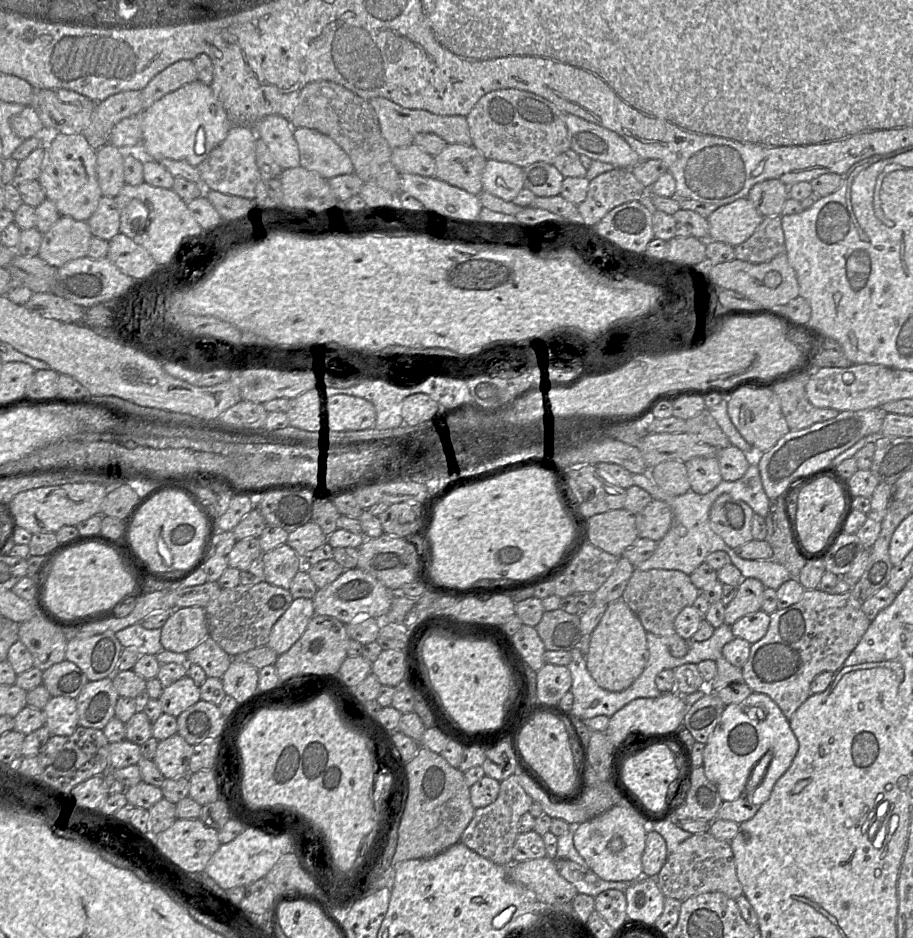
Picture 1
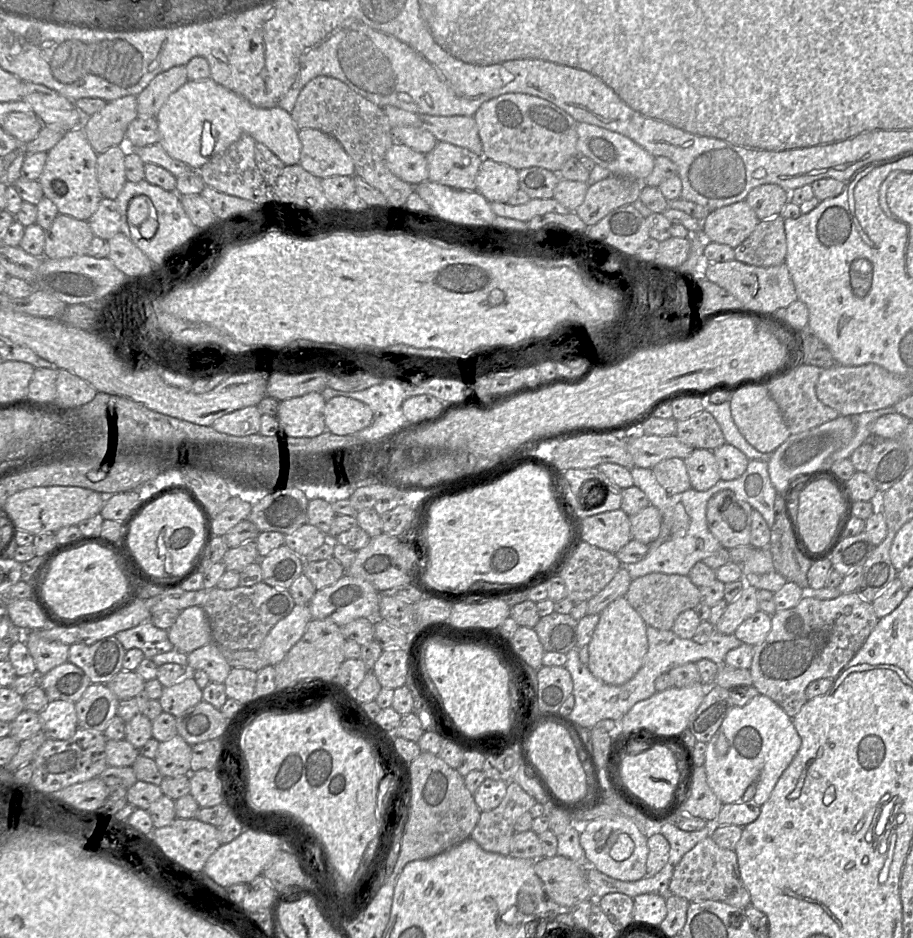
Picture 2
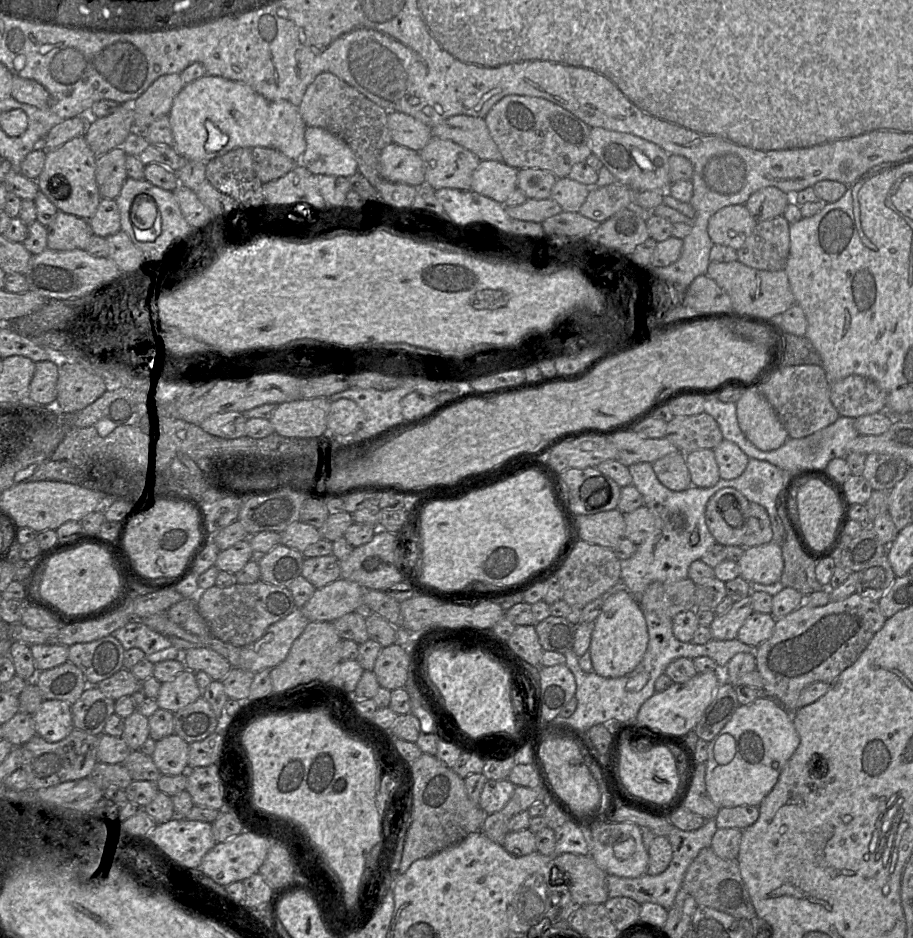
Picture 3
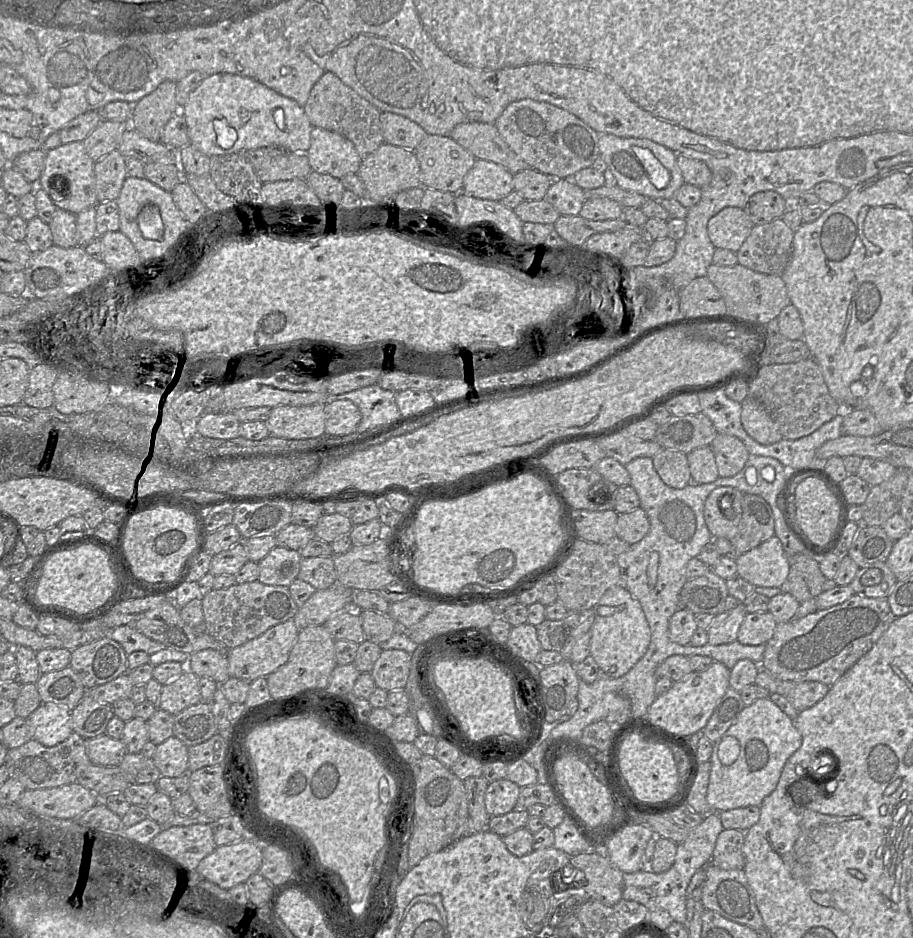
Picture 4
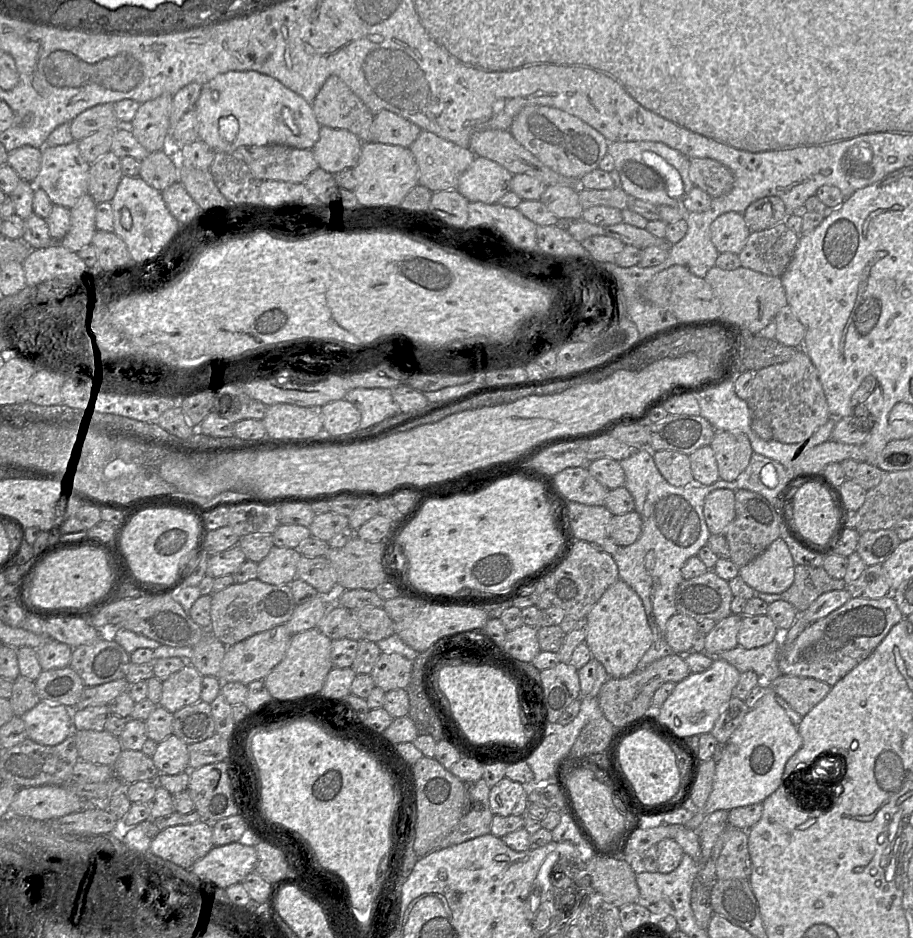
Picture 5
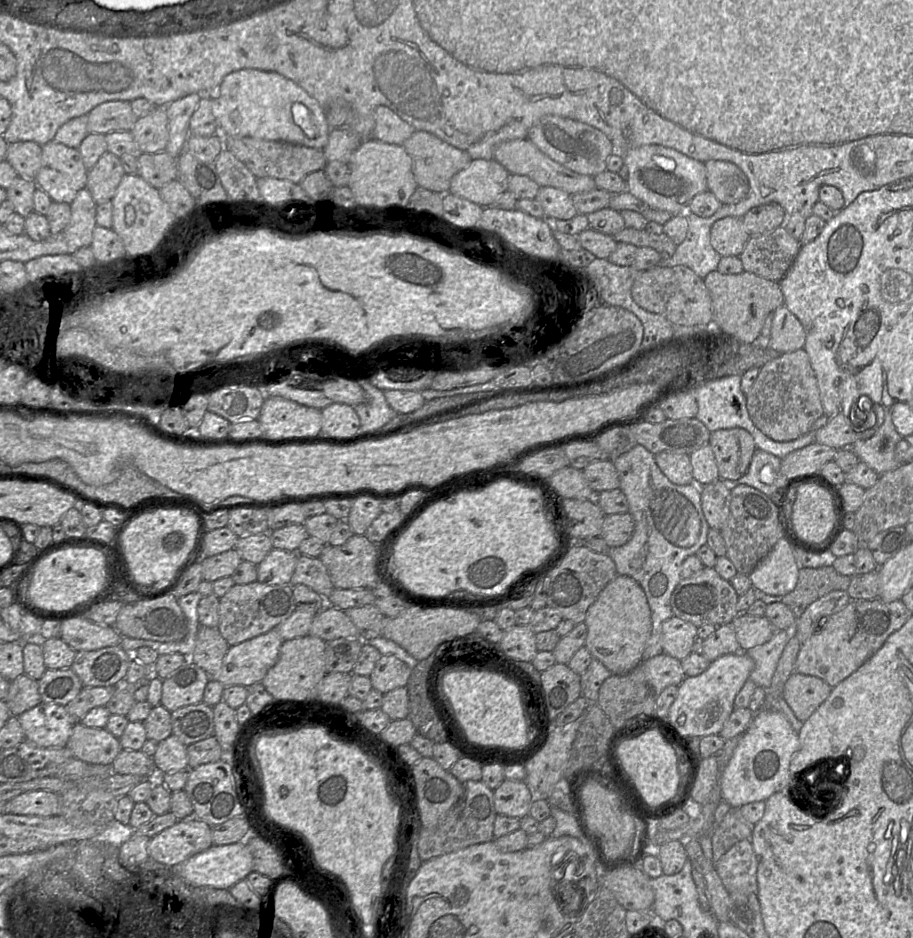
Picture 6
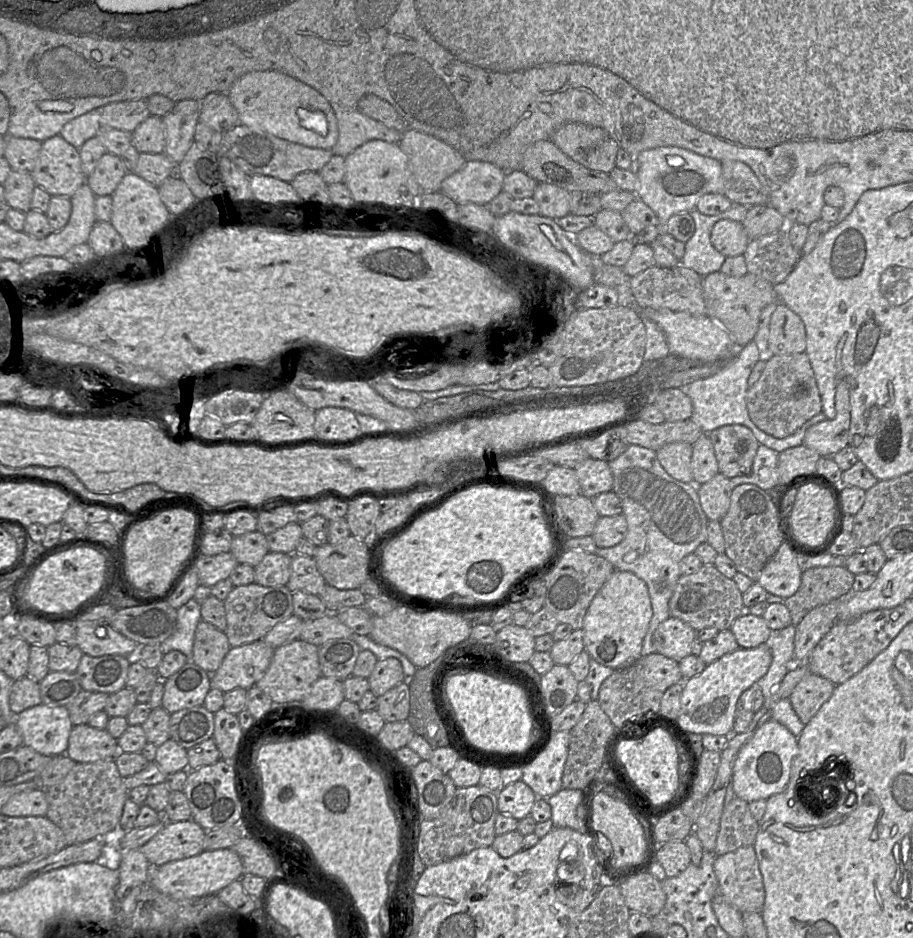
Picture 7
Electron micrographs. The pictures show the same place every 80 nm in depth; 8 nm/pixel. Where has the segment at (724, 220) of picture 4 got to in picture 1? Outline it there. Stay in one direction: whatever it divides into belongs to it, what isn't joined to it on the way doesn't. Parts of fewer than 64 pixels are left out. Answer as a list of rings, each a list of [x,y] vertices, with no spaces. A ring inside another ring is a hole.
[[[740,198],[718,207],[708,218],[709,239],[736,247],[748,240],[764,217],[749,201]]]

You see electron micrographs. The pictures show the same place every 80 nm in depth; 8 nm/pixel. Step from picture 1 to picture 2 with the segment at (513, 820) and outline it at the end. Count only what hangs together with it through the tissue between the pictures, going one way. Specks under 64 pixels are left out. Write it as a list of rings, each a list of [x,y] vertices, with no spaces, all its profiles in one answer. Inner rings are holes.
[[[510,781],[500,805],[493,810],[481,812],[470,838],[487,852],[509,856],[516,822],[524,813],[530,812],[536,803],[536,799],[519,784]]]

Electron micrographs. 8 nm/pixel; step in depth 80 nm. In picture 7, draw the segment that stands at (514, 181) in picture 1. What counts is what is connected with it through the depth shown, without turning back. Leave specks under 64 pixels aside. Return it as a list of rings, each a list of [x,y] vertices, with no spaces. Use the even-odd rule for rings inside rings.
[[[466,161],[460,170],[442,182],[439,192],[457,205],[485,205],[503,190],[505,174],[504,170],[490,162]]]

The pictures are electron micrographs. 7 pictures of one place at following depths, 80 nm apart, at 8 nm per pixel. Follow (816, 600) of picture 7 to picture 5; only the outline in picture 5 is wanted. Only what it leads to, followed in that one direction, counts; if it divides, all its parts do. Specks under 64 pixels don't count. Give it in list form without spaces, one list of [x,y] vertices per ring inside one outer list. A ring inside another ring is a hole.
[[[796,565],[794,581],[780,599],[793,605],[798,612],[805,612],[823,593],[845,589],[843,579],[832,578],[823,567]]]

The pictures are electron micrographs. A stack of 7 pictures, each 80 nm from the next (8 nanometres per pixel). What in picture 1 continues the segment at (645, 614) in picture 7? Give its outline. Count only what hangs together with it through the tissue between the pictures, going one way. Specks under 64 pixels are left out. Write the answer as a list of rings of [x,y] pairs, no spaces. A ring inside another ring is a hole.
[[[621,598],[607,605],[600,622],[591,633],[590,648],[586,655],[587,669],[601,688],[620,692],[639,677],[649,658],[646,633],[637,615]]]

